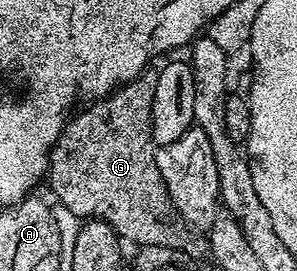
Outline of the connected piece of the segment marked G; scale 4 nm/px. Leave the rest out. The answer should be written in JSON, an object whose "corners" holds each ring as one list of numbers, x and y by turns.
{"corners":[[145,70,138,78,117,87,111,95,89,102,85,111,77,110,52,146,46,183,52,186,66,210,84,215,80,217,102,218,117,235,129,235,140,247,165,243,196,253,200,241,202,245,201,236,199,239,191,235,196,233,178,221,168,186,156,164,152,106,159,76,159,70]]}

